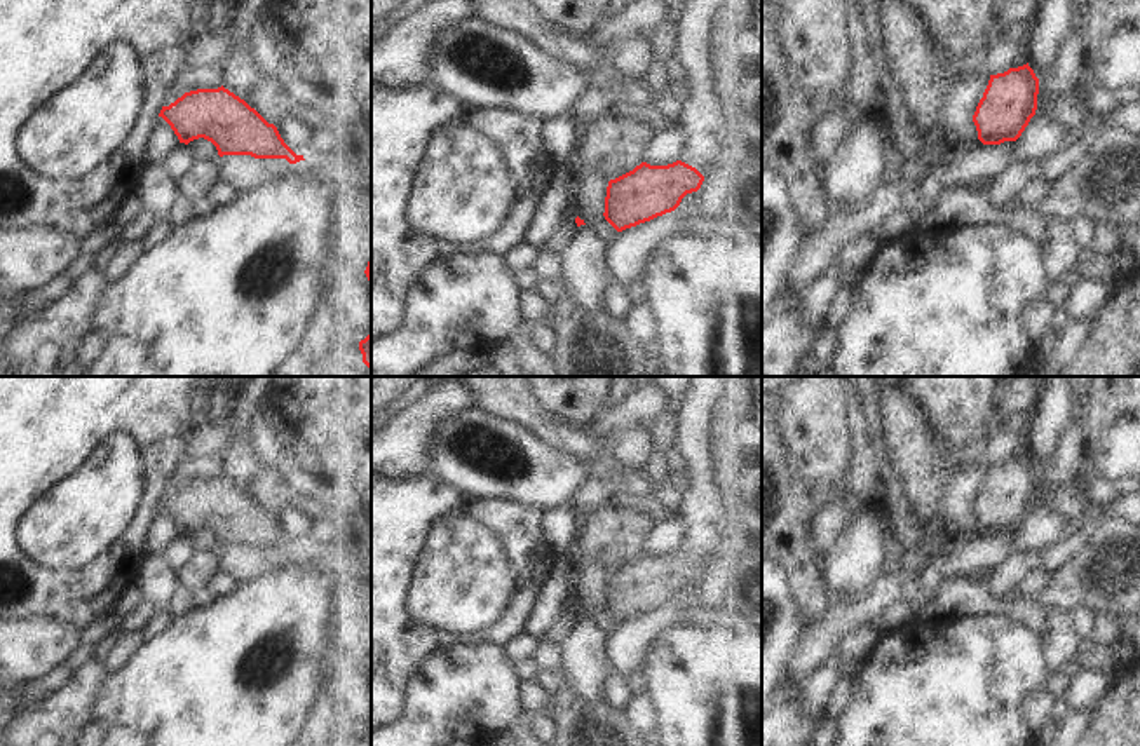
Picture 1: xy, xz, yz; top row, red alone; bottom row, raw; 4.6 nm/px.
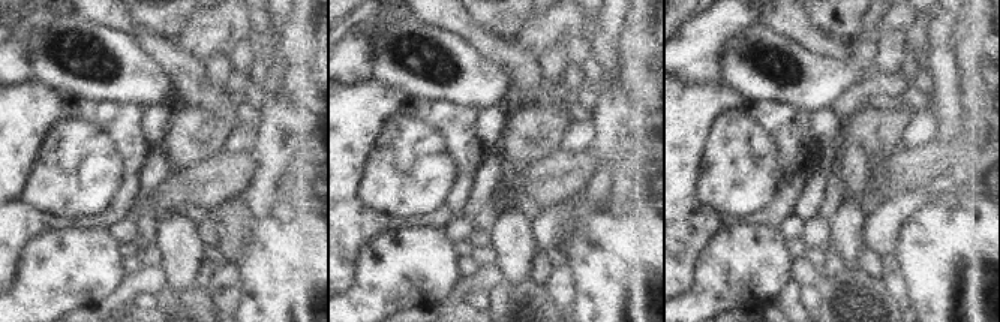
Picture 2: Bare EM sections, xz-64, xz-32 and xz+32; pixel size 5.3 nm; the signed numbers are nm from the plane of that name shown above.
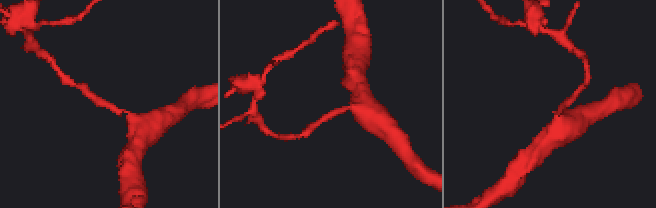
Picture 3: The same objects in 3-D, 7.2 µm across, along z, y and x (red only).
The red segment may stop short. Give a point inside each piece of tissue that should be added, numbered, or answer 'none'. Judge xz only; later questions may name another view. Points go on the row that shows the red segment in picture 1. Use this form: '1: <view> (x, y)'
none

